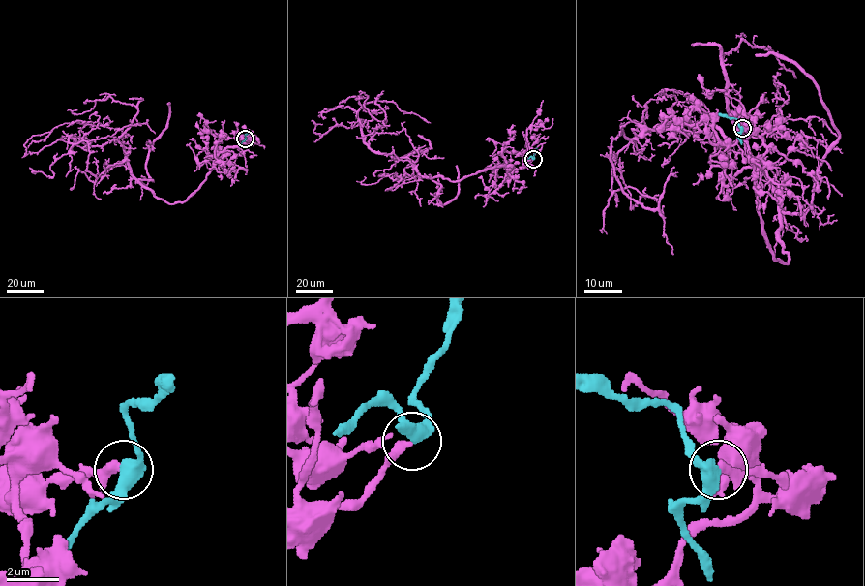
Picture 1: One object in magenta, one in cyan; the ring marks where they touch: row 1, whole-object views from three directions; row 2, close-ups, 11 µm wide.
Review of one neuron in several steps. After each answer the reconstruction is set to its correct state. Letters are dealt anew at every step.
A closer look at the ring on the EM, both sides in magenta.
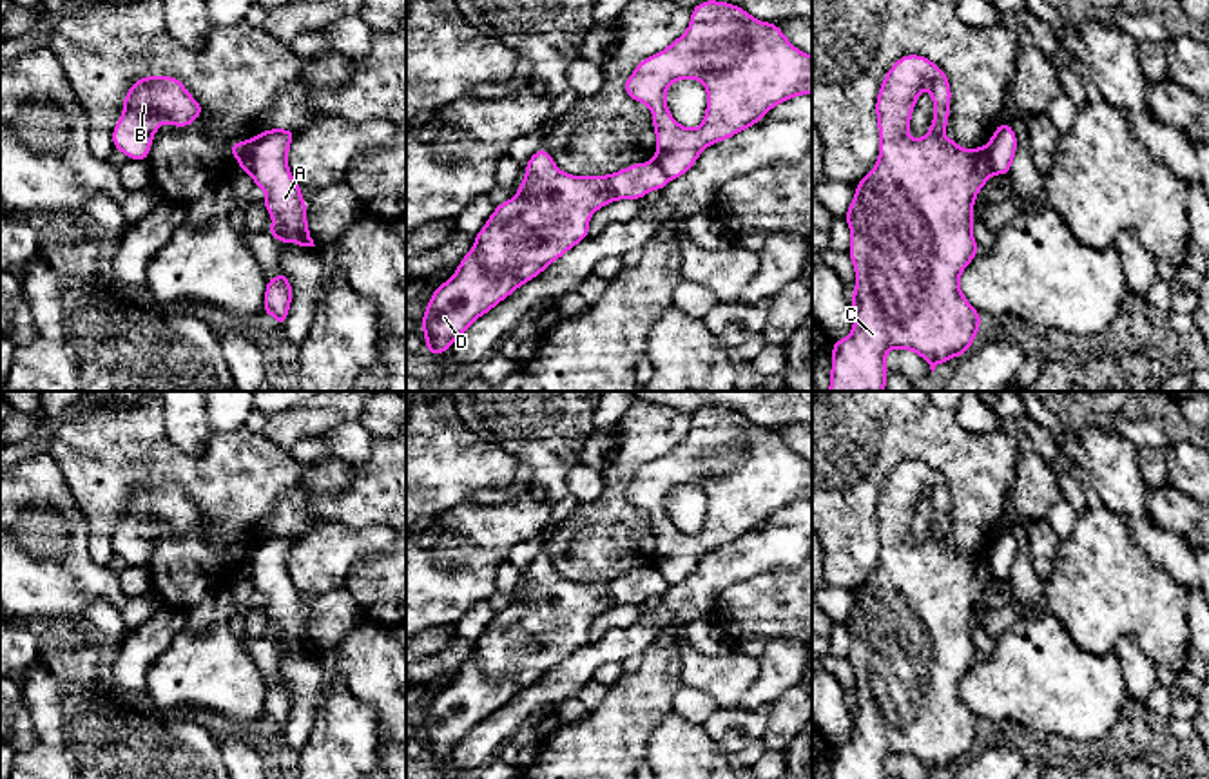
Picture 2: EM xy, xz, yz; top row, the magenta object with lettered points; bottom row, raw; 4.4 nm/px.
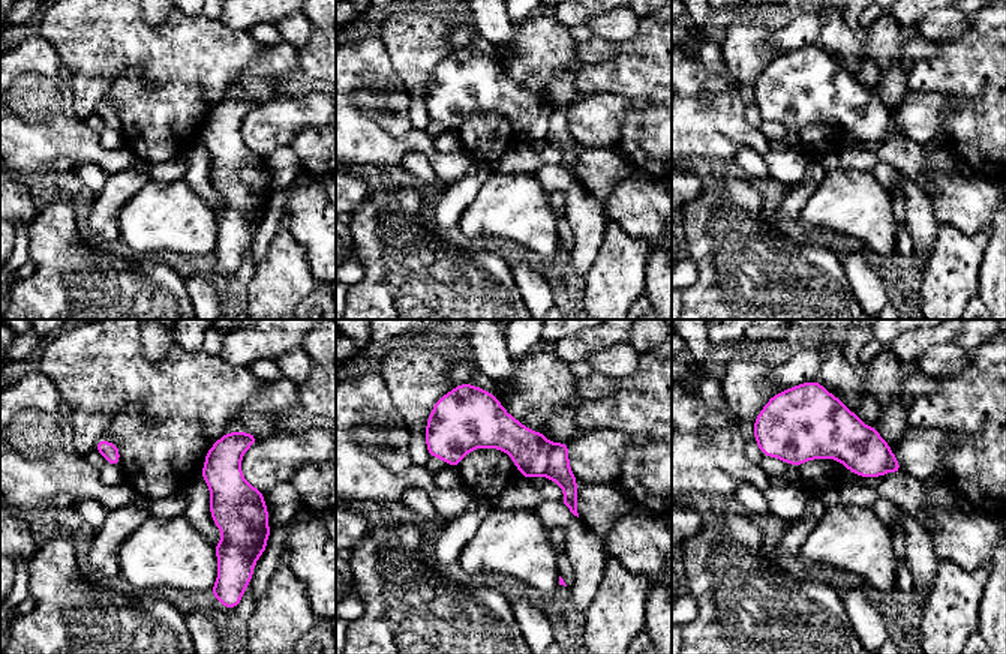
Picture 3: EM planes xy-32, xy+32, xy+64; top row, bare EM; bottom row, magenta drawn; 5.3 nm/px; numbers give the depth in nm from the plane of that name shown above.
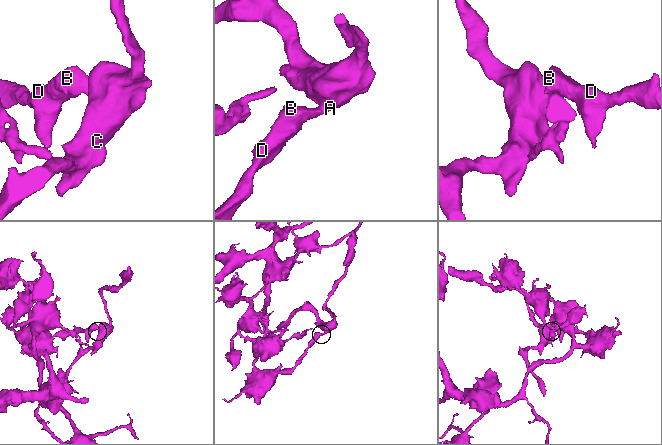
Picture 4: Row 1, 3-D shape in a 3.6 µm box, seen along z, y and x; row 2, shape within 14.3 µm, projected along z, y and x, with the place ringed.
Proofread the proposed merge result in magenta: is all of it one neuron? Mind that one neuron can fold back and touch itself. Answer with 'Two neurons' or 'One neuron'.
Two neurons

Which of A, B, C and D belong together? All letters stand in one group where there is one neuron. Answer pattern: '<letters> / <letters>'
A C / B D

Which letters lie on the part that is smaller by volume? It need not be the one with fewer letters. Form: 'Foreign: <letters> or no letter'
Foreign: A, C

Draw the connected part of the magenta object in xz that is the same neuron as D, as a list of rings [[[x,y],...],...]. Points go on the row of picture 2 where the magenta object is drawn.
[[[540,147],[526,161],[518,192],[495,207],[482,230],[473,236],[475,245],[460,259],[455,274],[433,290],[421,321],[426,351],[444,355],[479,317],[582,243],[589,236],[589,219],[598,208],[620,199],[640,201],[651,190],[663,190],[667,183],[667,174],[654,159],[605,176],[573,176],[562,172],[551,154]]]

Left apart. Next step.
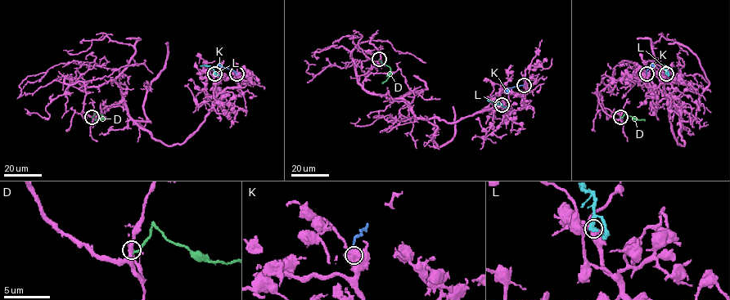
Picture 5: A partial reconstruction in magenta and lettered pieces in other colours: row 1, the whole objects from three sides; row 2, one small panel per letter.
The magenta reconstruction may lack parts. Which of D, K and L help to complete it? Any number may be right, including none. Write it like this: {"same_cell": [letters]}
{"same_cell": []}

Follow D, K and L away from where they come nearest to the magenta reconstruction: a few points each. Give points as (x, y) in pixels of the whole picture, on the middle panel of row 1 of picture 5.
D: (379, 59), (390, 69), (389, 77), (381, 83)
K: (524, 85), (509, 87), (506, 93)
L: (502, 105), (488, 100)

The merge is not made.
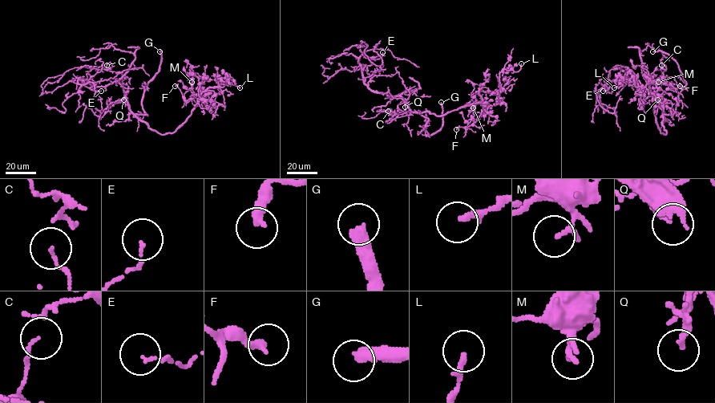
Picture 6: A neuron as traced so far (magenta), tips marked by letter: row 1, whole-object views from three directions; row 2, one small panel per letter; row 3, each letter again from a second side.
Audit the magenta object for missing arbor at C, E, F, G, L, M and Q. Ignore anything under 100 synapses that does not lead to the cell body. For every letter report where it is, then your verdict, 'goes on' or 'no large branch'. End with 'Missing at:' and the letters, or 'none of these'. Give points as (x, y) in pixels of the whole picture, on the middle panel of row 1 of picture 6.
C: at (388, 111); no large branch
E: at (382, 52); no large branch
F: at (456, 129); no large branch
G: at (441, 102); goes on
L: at (521, 63); no large branch
M: at (473, 107); no large branch
Q: at (405, 107); no large branch
Missing at: G

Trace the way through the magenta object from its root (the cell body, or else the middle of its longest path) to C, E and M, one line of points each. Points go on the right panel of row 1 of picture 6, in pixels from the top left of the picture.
C: (656, 98), (650, 85), (661, 78), (665, 70), (661, 65)
E: (656, 98), (646, 82), (643, 86), (634, 79), (614, 79), (605, 85), (607, 91), (603, 91)
M: (656, 98), (665, 134), (656, 122), (653, 105), (656, 83), (661, 79), (663, 72), (658, 82)

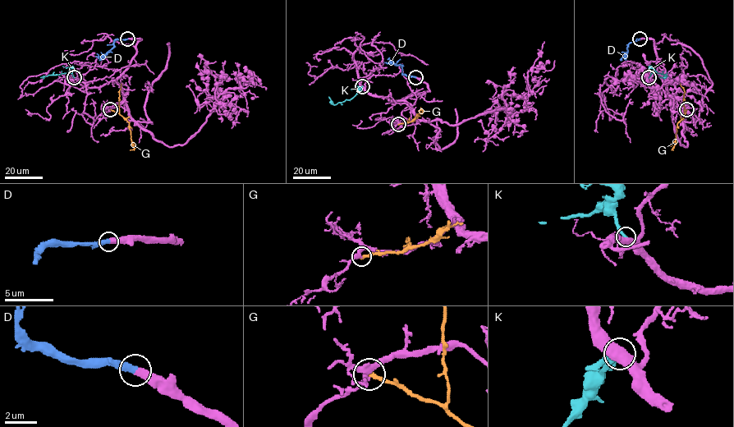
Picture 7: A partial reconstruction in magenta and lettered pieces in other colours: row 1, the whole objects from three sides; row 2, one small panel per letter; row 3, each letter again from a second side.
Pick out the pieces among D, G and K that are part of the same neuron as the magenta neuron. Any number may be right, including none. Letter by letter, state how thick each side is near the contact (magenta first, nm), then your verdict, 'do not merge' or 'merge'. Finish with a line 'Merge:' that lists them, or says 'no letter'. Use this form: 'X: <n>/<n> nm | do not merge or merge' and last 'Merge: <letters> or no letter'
D: 480/440 nm | merge
G: 280/260 nm | do not merge
K: 600/240 nm | do not merge
Merge: D

